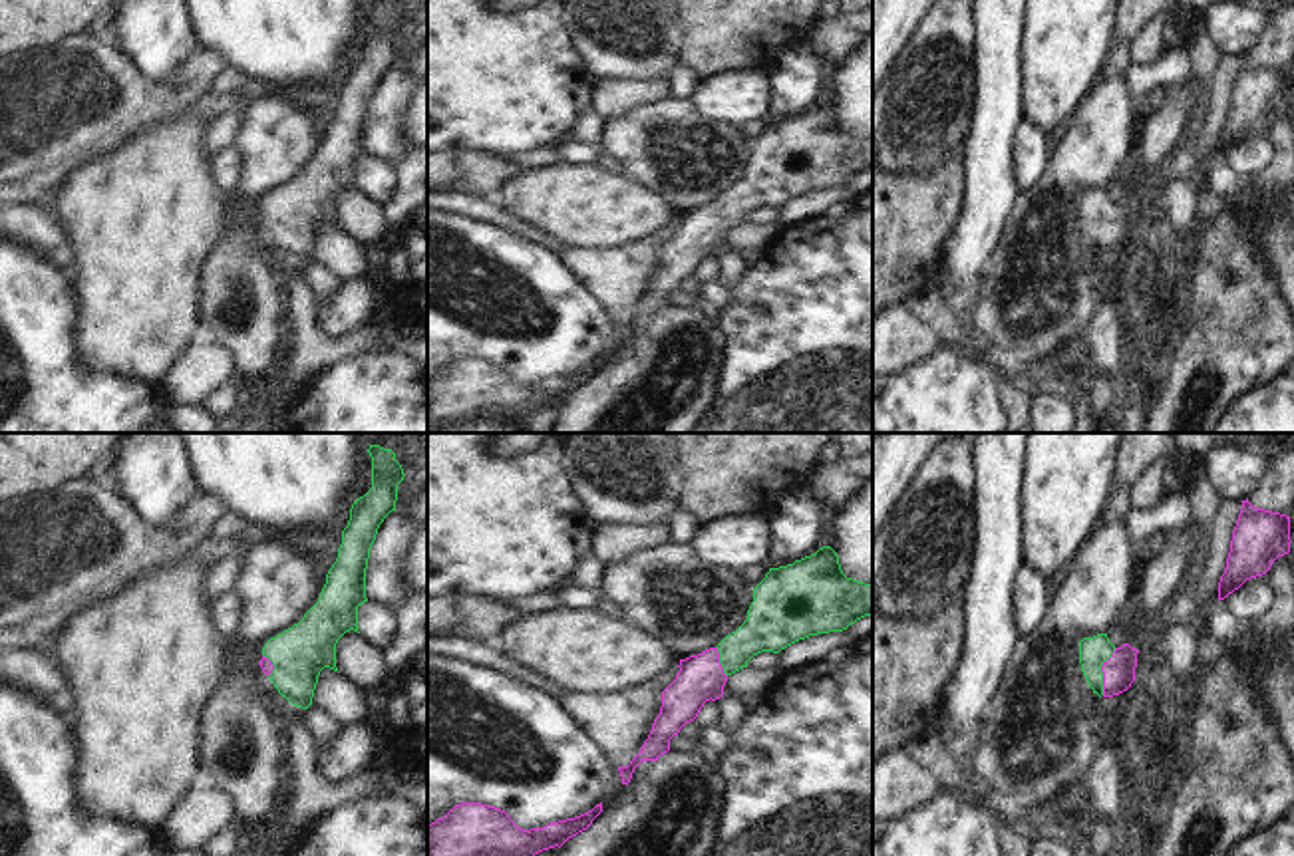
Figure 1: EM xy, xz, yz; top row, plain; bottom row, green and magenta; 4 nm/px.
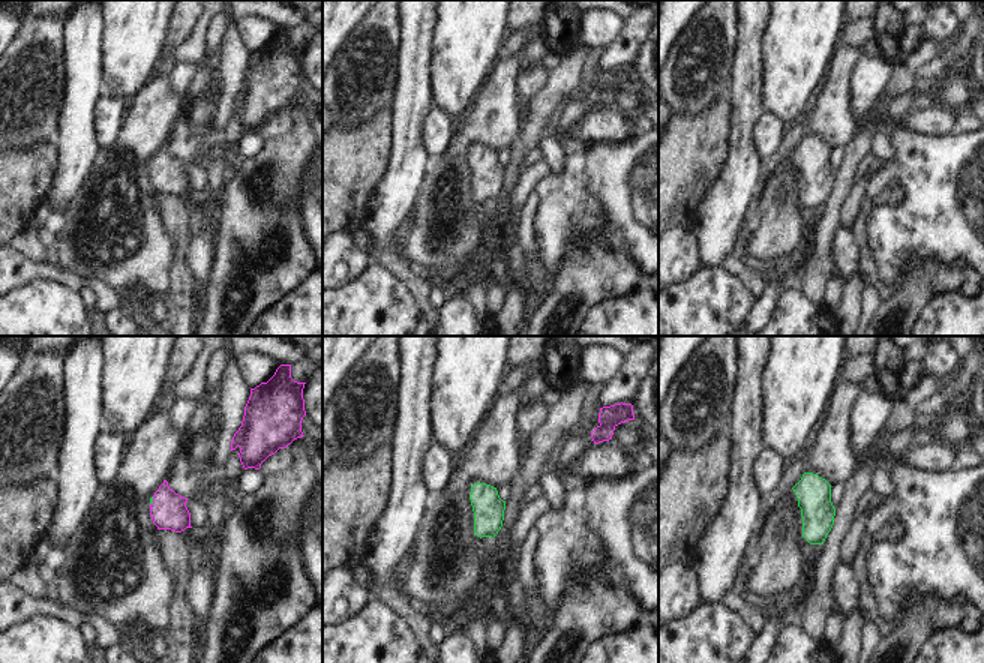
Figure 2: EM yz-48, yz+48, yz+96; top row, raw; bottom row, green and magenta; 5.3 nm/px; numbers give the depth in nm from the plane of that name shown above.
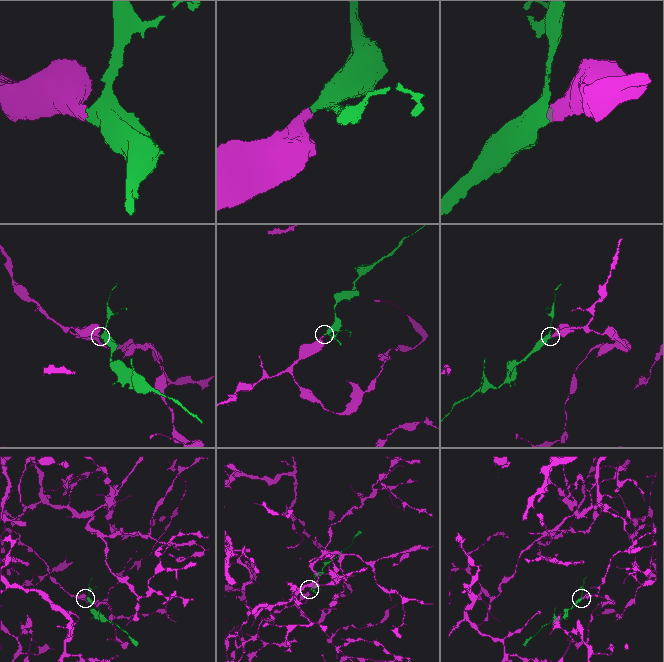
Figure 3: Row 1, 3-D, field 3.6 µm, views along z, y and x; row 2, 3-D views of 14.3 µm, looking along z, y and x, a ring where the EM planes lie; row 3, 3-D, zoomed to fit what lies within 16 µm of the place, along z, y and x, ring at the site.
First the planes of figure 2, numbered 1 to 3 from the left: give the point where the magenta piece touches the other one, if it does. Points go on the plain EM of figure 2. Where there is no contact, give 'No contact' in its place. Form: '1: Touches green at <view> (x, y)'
1: Touches green at yz-48 (152, 165)
2: No contact
3: No contact

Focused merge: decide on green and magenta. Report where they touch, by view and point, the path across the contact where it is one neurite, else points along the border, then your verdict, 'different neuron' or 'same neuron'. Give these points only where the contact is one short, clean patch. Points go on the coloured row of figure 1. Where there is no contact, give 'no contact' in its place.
meets green in yz at (1102, 672); runs through yz (1096, 650), (1102, 672), (1120, 670); same neuron

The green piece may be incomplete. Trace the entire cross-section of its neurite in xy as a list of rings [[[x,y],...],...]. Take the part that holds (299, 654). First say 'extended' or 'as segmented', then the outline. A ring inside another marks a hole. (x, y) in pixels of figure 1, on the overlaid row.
extended; [[[370,445],[372,457],[372,489],[354,500],[350,508],[348,526],[342,530],[342,544],[338,558],[326,574],[326,584],[318,602],[304,614],[304,618],[292,628],[284,630],[276,638],[270,638],[262,647],[260,667],[270,677],[274,687],[292,705],[308,709],[312,705],[318,675],[324,667],[338,671],[336,667],[336,643],[354,630],[358,632],[358,608],[368,602],[366,598],[366,568],[370,548],[376,540],[378,528],[384,518],[396,510],[398,485],[404,481],[404,469],[396,461],[392,449]]]

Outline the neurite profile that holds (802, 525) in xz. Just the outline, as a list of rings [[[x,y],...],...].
[[[811,487],[791,491],[771,512],[773,556],[767,568],[793,564],[827,546],[831,534],[831,508],[817,500]]]

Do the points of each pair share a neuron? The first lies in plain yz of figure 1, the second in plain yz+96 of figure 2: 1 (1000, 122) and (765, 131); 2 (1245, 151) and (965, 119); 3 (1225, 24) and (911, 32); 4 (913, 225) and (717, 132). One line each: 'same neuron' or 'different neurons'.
1: different neurons
2: different neurons
3: different neurons
4: same neuron

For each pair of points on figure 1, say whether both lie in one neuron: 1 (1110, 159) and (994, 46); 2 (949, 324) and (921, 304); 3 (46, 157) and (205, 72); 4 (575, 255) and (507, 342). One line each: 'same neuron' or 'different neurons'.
1: different neurons
2: same neuron
3: same neuron
4: different neurons

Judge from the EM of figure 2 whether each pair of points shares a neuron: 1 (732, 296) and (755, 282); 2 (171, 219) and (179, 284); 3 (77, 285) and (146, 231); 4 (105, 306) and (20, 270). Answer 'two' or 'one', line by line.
1: two
2: one
3: two
4: one

